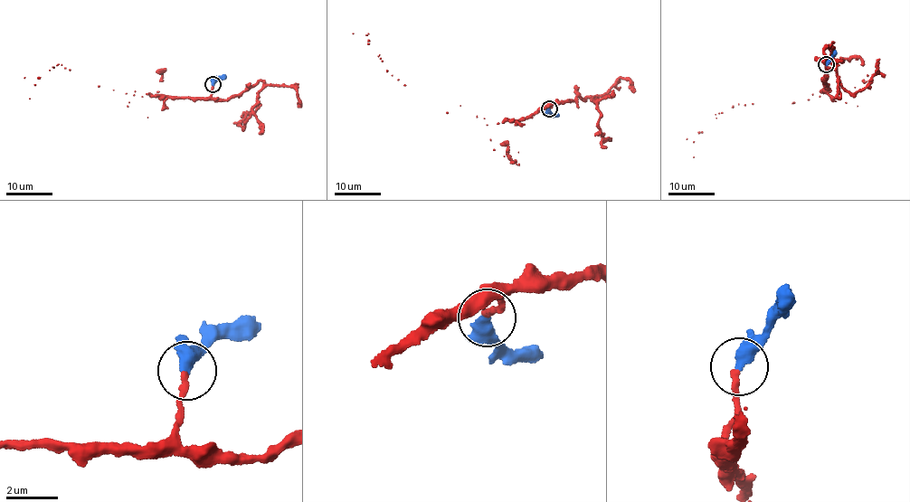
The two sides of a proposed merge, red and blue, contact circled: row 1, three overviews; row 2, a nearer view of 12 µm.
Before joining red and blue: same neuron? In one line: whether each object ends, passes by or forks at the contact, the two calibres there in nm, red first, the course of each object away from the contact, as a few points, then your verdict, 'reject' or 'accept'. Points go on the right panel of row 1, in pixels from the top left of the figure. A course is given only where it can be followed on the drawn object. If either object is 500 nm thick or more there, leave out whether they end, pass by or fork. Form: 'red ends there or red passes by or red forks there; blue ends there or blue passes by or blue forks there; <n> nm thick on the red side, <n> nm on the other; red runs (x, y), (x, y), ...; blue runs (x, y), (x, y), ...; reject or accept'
260 nm thick on the red side, 500 nm on the other; red runs (826, 65), (822, 82), (827, 89), (808, 99), (732, 107), (715, 115), (694, 142), (694, 157); blue runs (826, 65), (835, 51); accept

